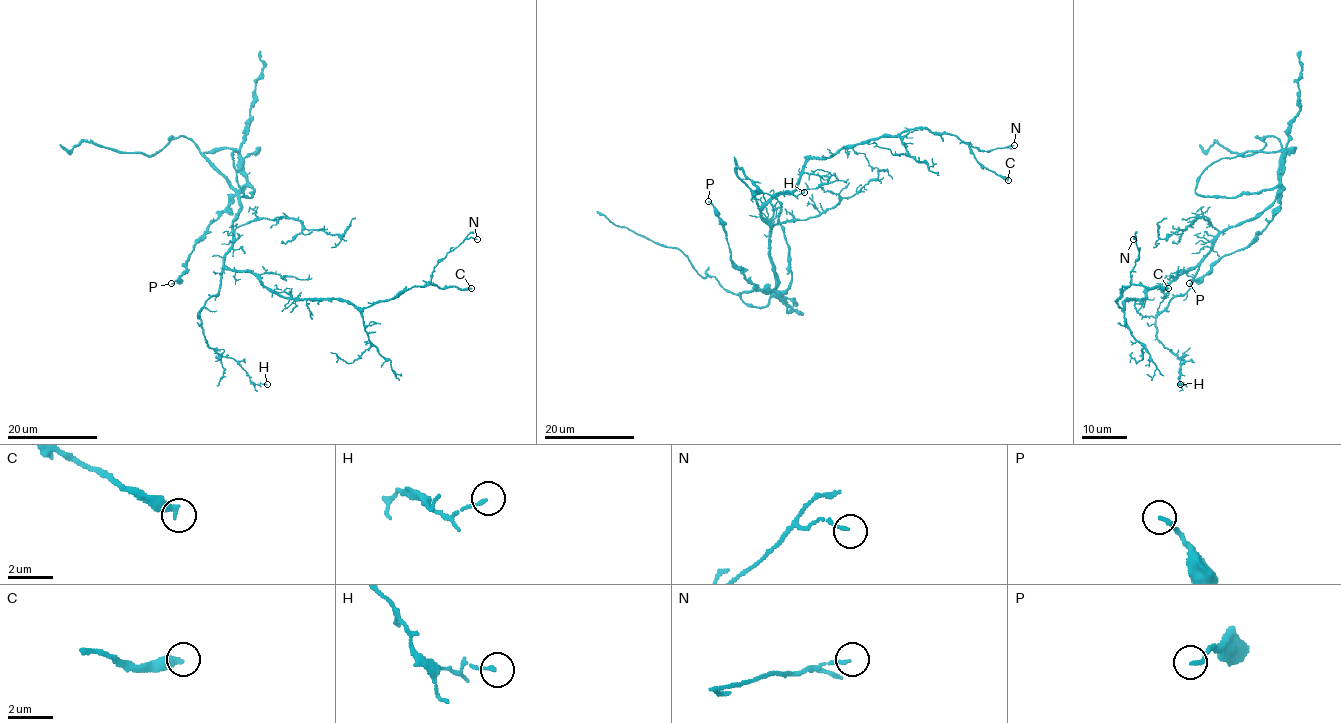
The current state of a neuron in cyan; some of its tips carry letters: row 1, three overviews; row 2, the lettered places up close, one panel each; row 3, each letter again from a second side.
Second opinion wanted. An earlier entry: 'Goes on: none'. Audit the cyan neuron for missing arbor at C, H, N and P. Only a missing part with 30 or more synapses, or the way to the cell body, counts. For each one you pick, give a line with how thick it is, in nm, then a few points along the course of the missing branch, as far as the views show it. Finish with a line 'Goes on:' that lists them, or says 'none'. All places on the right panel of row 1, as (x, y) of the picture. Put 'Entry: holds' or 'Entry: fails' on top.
Entry: holds
Goes on: none

